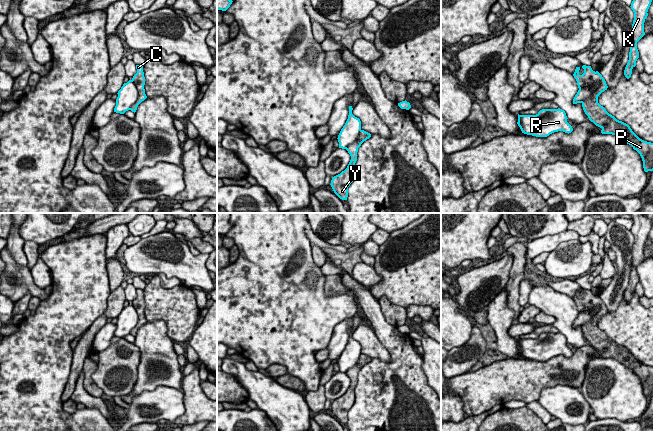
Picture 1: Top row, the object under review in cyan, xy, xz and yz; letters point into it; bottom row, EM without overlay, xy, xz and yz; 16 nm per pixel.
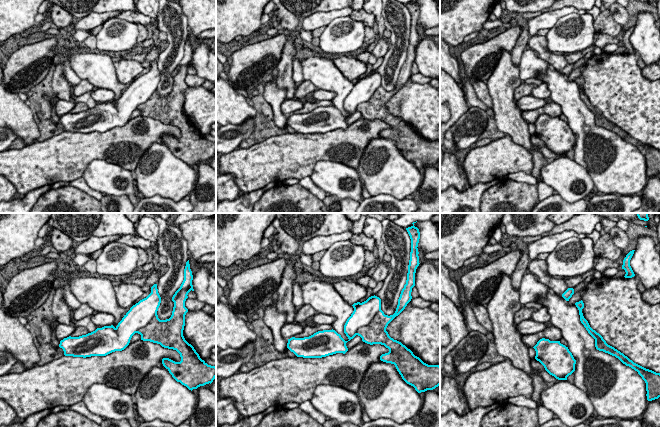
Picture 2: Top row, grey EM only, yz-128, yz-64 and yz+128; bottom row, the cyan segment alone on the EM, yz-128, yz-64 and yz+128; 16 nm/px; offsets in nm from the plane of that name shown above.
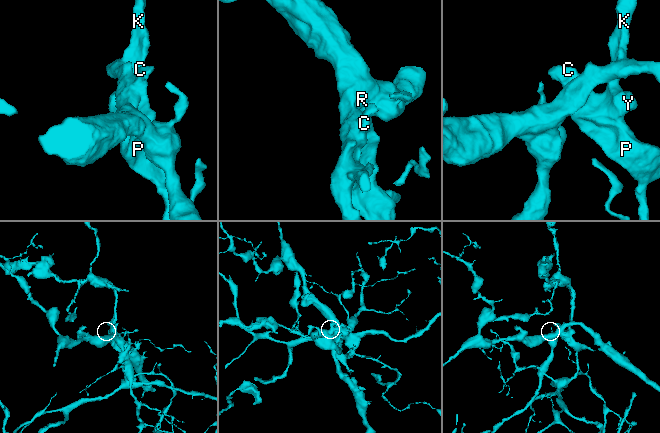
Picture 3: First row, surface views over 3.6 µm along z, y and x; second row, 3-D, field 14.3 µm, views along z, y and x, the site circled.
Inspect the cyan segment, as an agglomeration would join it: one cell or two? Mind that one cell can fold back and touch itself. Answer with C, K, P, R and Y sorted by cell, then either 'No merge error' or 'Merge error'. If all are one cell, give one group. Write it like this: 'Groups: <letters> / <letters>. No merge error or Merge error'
Groups: C K P Y / R. Merge error

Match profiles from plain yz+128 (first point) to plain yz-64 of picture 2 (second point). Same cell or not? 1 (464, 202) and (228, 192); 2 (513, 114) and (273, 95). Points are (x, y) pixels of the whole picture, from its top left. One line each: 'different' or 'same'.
1: different
2: same

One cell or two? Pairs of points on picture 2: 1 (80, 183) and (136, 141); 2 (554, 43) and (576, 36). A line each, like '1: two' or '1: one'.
1: two
2: one

